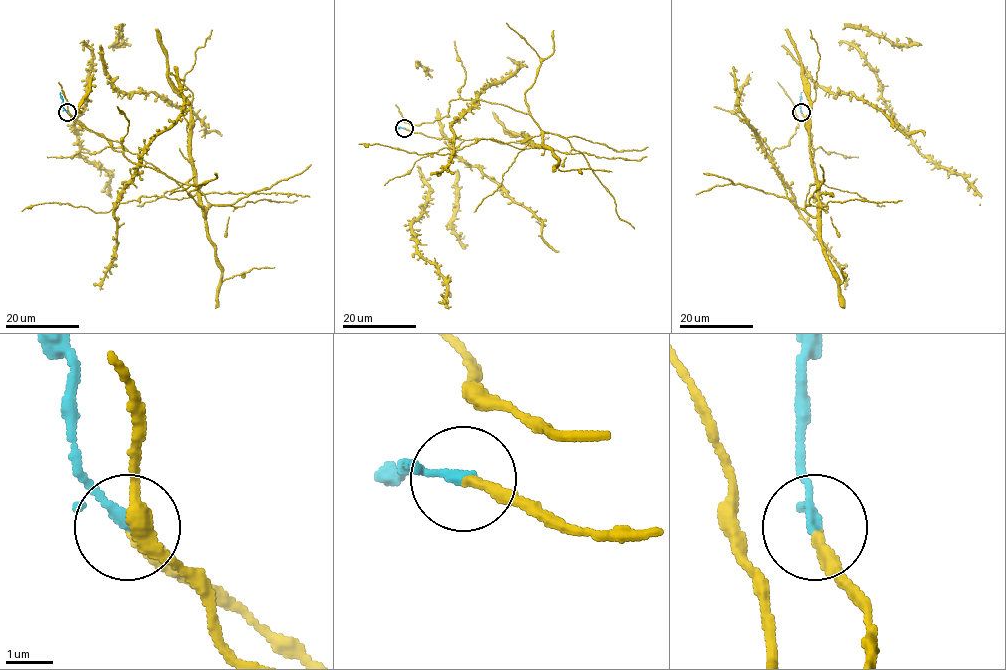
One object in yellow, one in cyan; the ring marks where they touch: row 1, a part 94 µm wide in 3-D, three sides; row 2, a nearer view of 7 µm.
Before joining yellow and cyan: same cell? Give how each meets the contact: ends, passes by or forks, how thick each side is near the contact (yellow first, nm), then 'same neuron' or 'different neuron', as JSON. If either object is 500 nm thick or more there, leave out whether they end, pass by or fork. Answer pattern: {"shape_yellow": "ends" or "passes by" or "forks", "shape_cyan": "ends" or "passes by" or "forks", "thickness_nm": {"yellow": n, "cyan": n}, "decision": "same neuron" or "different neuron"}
{"shape_yellow": "ends", "shape_cyan": "passes by", "thickness_nm": {"yellow": 260, "cyan": 160}, "decision": "same neuron"}

